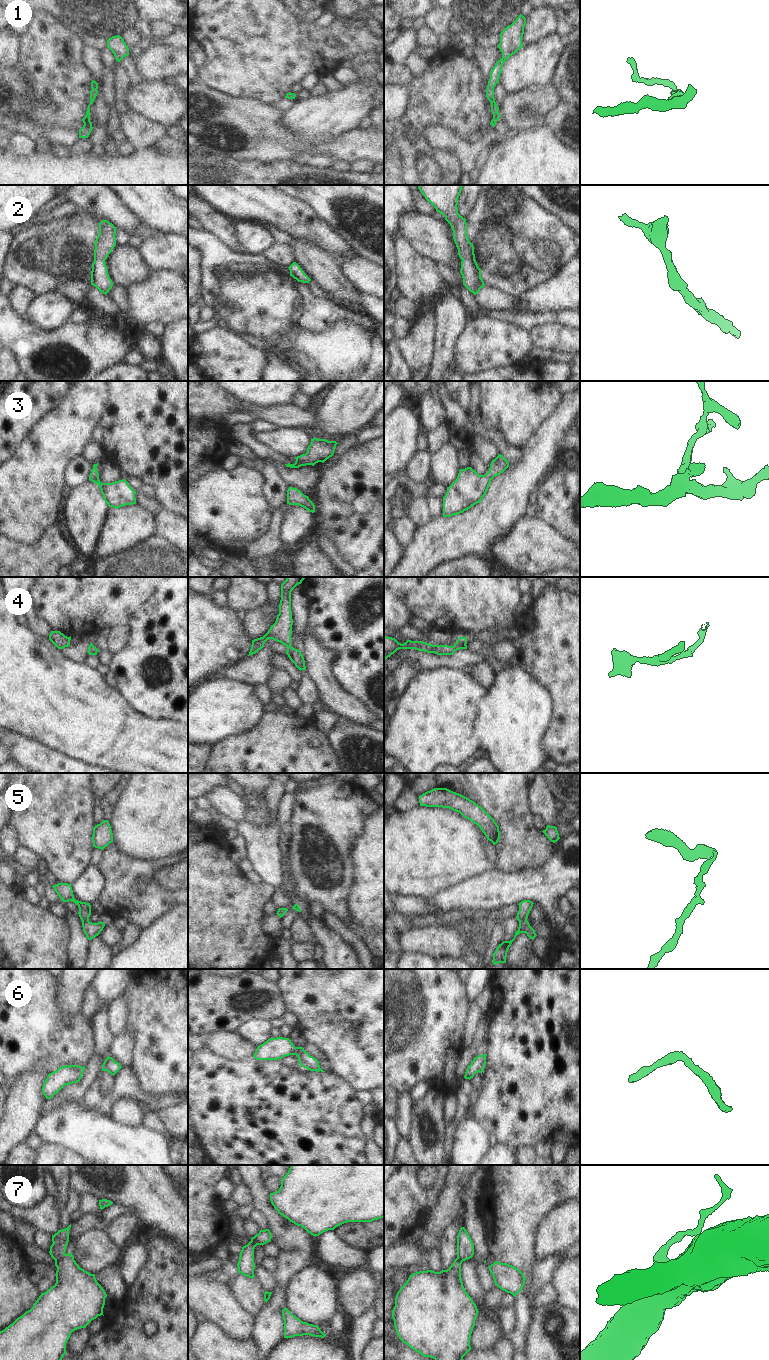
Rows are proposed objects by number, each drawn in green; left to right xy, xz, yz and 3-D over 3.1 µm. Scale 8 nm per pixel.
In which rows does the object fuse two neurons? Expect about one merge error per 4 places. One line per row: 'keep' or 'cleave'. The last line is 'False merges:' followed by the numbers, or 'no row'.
1: keep
2: keep
3: keep
4: keep
5: keep
6: keep
7: cleave
False merges: 7

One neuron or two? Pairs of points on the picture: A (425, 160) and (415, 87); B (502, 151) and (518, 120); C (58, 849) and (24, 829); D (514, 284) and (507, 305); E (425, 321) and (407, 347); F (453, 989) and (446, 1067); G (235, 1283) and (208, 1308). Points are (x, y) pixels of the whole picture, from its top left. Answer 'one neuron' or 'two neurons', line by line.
A: two neurons
B: two neurons
C: one neuron
D: two neurons
E: one neuron
F: one neuron
G: two neurons

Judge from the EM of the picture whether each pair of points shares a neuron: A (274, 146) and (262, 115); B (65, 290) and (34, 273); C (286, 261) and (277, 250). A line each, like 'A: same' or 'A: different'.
A: same
B: different
C: same

